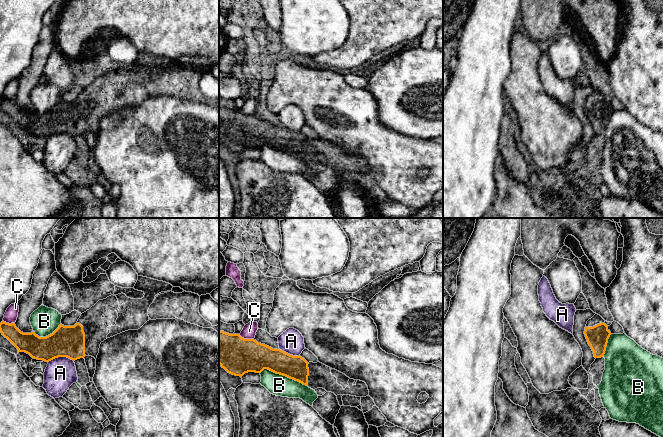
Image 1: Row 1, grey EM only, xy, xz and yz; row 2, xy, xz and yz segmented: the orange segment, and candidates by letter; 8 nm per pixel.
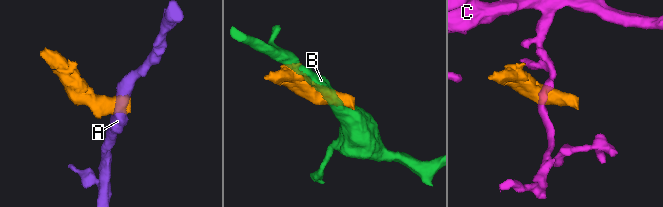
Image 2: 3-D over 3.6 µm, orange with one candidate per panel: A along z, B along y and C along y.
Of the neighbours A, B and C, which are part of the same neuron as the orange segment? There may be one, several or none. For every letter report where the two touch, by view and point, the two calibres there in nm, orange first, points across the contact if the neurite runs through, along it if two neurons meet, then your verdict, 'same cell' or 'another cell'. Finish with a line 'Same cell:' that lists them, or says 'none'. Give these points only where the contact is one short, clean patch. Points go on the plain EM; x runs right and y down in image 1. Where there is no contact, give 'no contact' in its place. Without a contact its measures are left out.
A: meets orange in xy at (60, 132); 260 nm thick on the orange side, 260 nm on the other; border along xy (73, 136), (67, 133), (55, 133), (48, 138); another cell
B: meets orange in xz at (283, 151); 220 nm thick on the orange side, 170 nm on the other; another cell
C: meets orange in xz at (246, 115); 300 nm thick on the orange side, 110 nm on the other; border along xz (239, 110), (244, 114), (253, 115); another cell
Same cell: none

